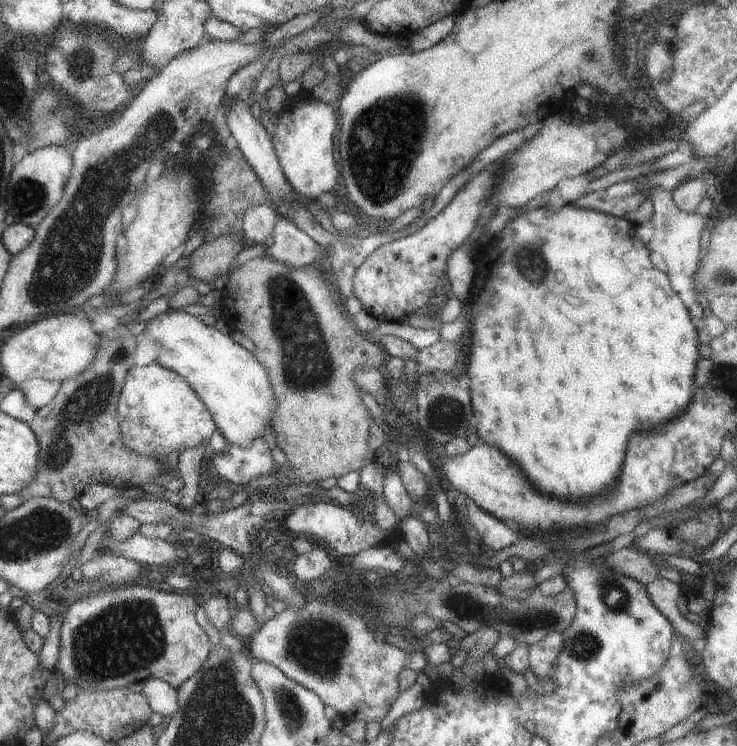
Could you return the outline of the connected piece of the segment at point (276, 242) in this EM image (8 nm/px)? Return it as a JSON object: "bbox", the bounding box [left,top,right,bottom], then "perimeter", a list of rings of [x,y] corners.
{"bbox":[259,217,327,270],"perimeter":[[[278,217],[266,247],[259,258],[275,260],[293,270],[307,265],[324,267],[327,263],[327,255],[323,248],[287,217]]]}

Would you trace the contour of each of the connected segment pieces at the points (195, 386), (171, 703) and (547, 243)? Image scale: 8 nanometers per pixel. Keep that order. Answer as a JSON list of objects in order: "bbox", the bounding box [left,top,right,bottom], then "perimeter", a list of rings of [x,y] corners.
[{"bbox":[143,310,275,446],"perimeter":[[[183,310],[161,312],[149,319],[146,325],[143,334],[160,344],[159,366],[185,380],[185,384],[207,408],[226,442],[247,446],[253,438],[263,436],[264,427],[271,424],[275,404],[267,372],[250,351],[239,346],[227,334],[205,326],[199,318],[185,314]]]},{"bbox":[134,678,177,721],"perimeter":[[[144,678],[134,686],[145,697],[149,708],[166,721],[177,712],[177,698],[174,688],[158,678]]]},{"bbox":[466,204,700,502],"perimeter":[[[567,204],[557,210],[549,210],[545,206],[536,209],[530,207],[505,222],[504,227],[487,242],[472,243],[473,276],[475,283],[481,282],[481,287],[478,287],[481,288],[481,292],[477,292],[475,288],[471,294],[475,292],[477,300],[481,300],[481,294],[489,298],[489,302],[485,302],[483,312],[475,314],[473,306],[477,302],[475,300],[471,302],[471,298],[475,296],[469,296],[469,306],[473,314],[473,344],[471,344],[466,374],[469,378],[467,389],[471,394],[472,431],[477,434],[481,443],[497,448],[503,456],[507,456],[521,470],[529,486],[547,498],[575,502],[575,498],[579,496],[595,496],[609,492],[617,484],[629,436],[637,432],[651,432],[645,428],[675,420],[677,414],[681,414],[691,402],[694,390],[691,384],[693,384],[695,364],[699,360],[700,345],[699,330],[691,324],[692,316],[689,316],[687,308],[681,303],[677,290],[669,285],[669,278],[664,271],[649,261],[647,246],[639,242],[631,222],[623,217],[609,216]]]}]

